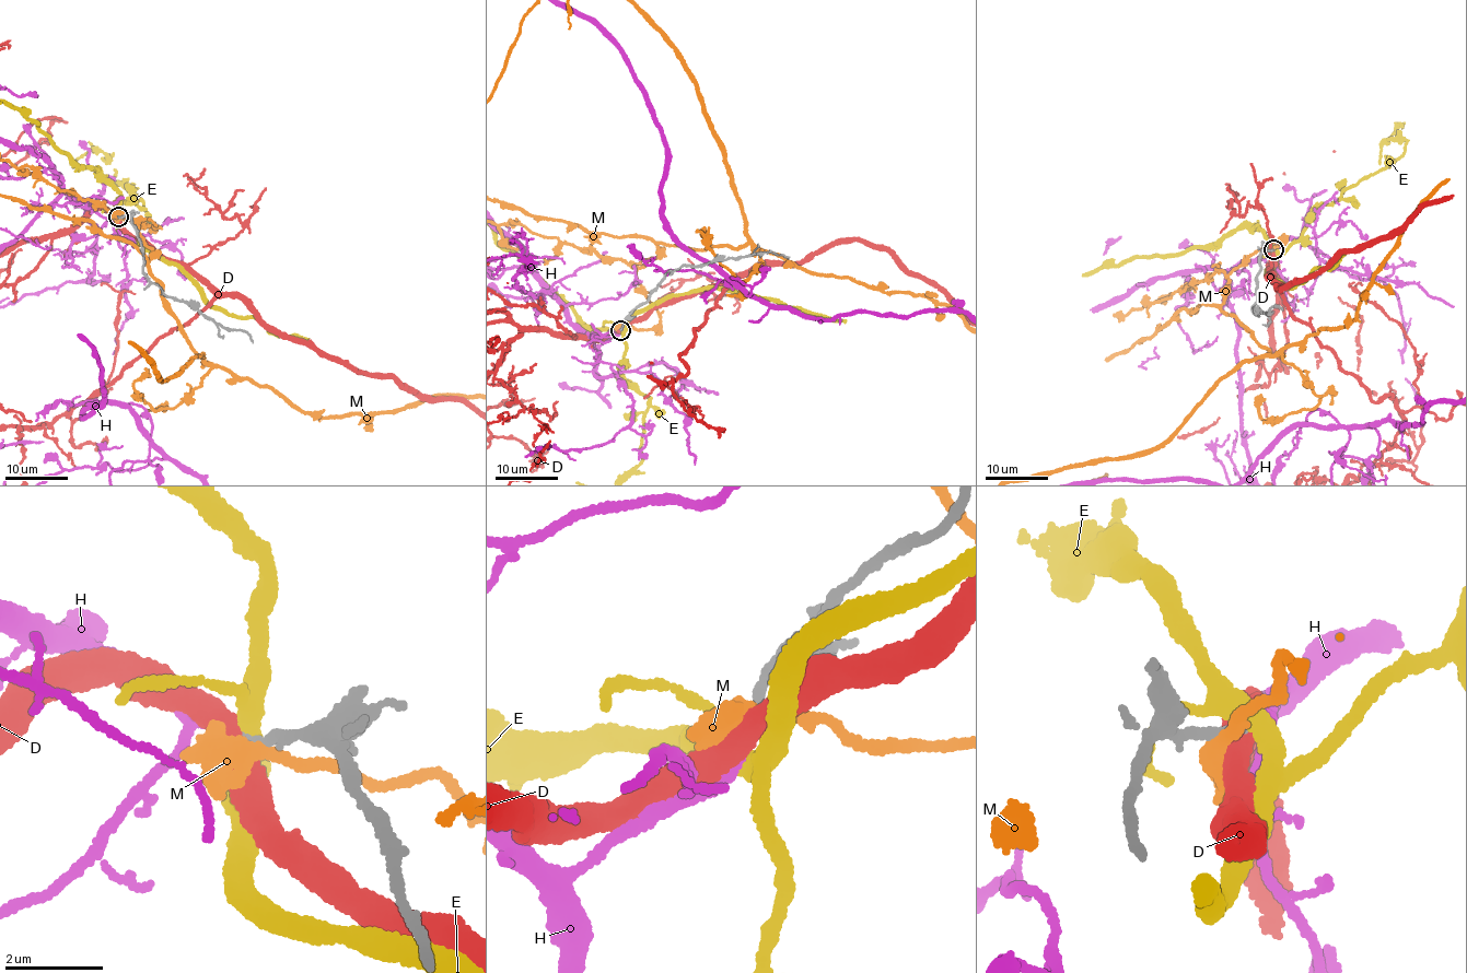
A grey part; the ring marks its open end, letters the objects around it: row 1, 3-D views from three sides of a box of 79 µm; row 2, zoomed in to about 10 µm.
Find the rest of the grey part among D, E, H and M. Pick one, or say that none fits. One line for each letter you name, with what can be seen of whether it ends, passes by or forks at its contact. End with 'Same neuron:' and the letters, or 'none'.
H: it ends
Same neuron: H

